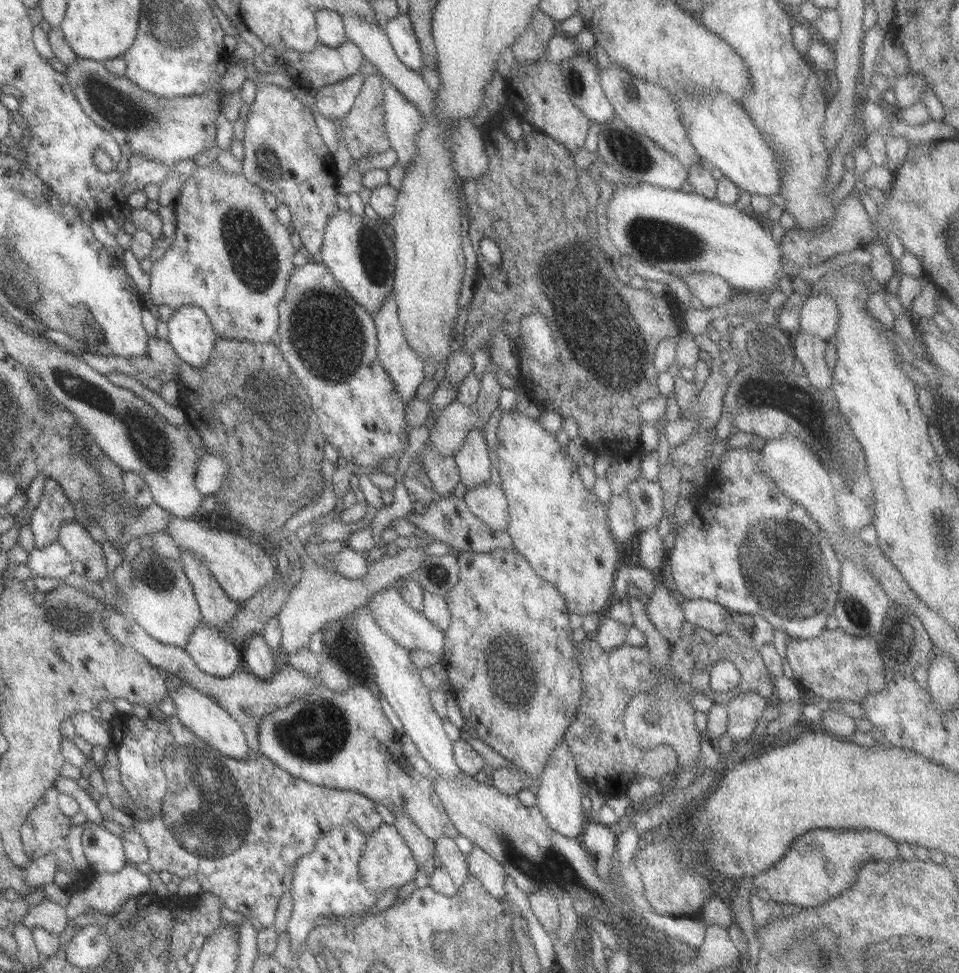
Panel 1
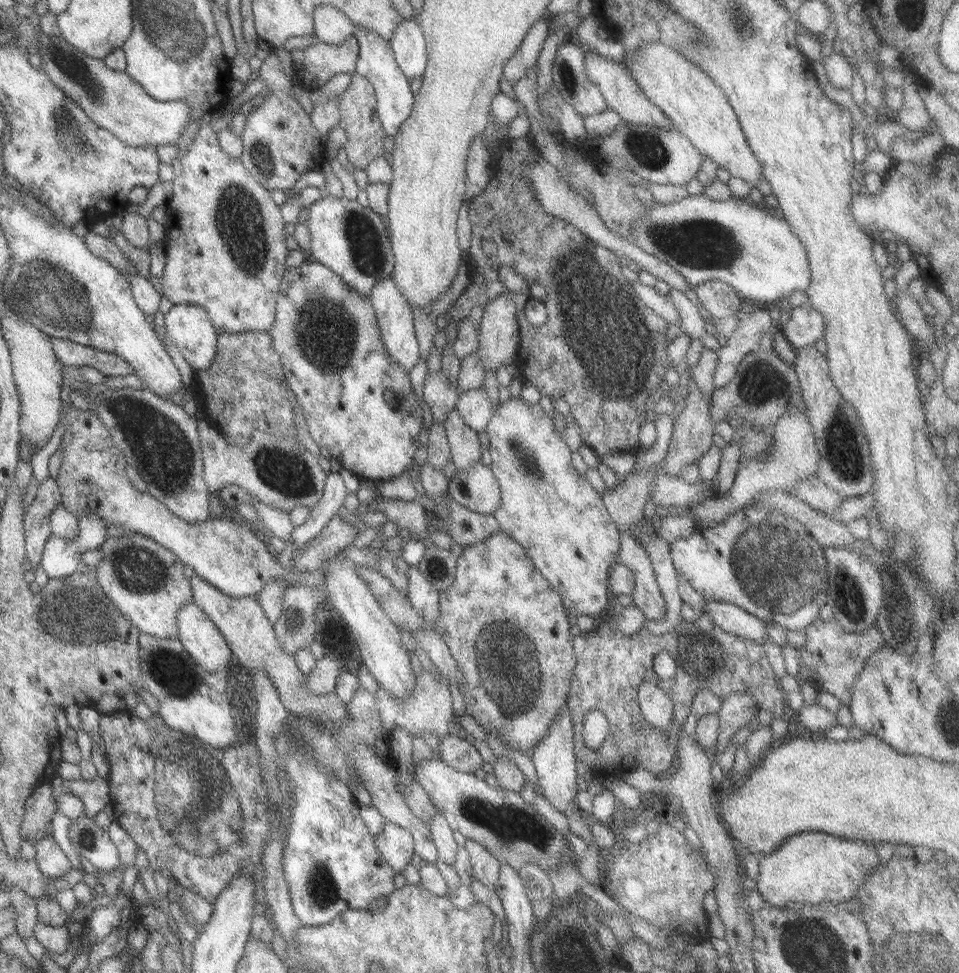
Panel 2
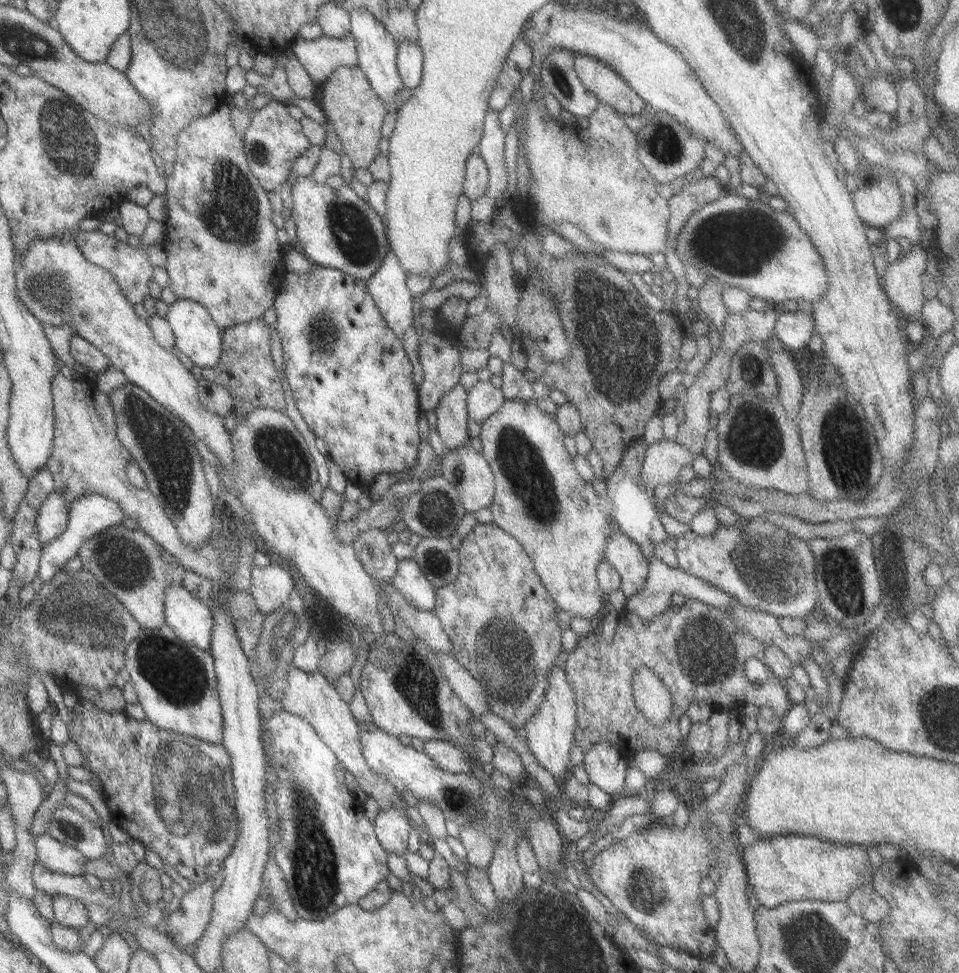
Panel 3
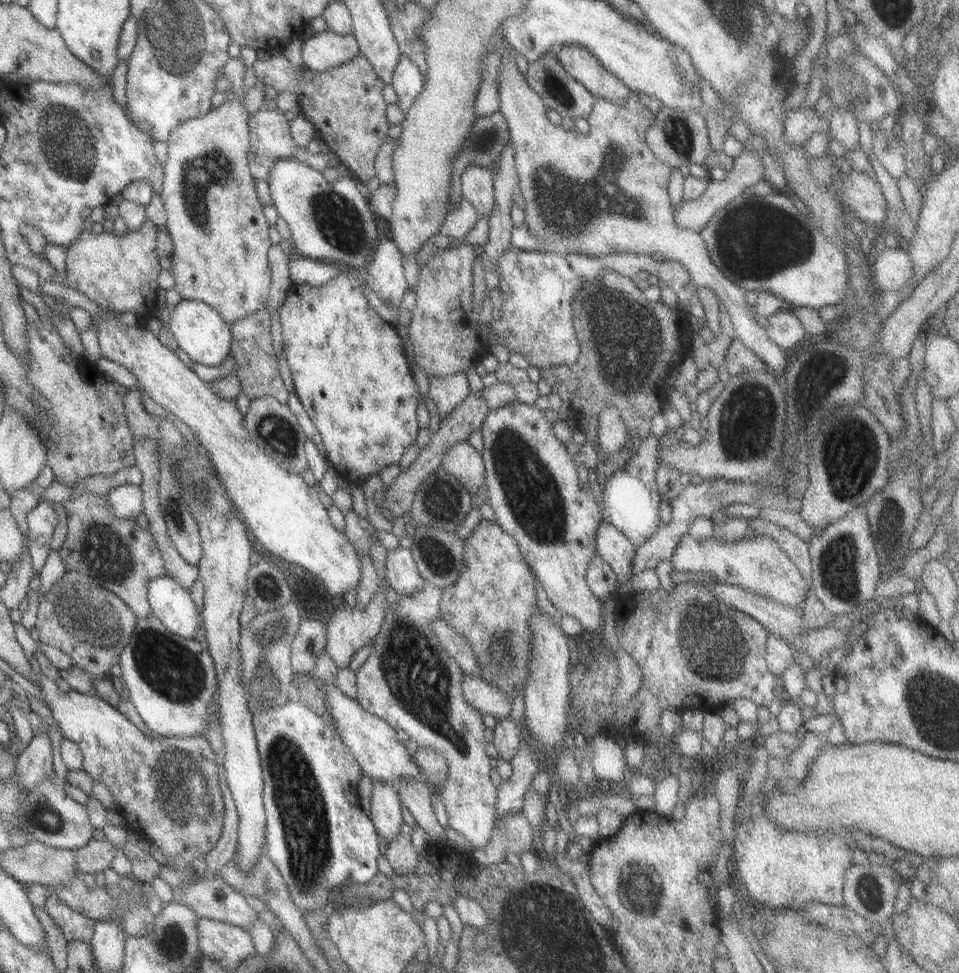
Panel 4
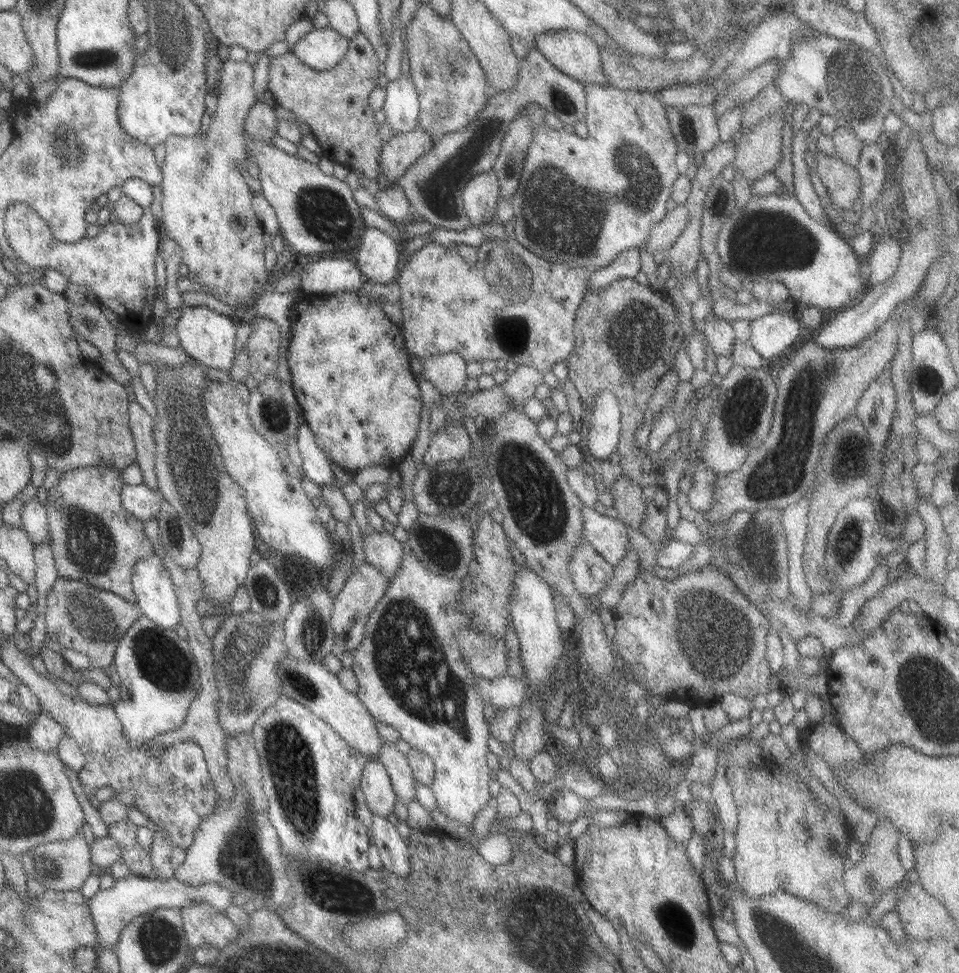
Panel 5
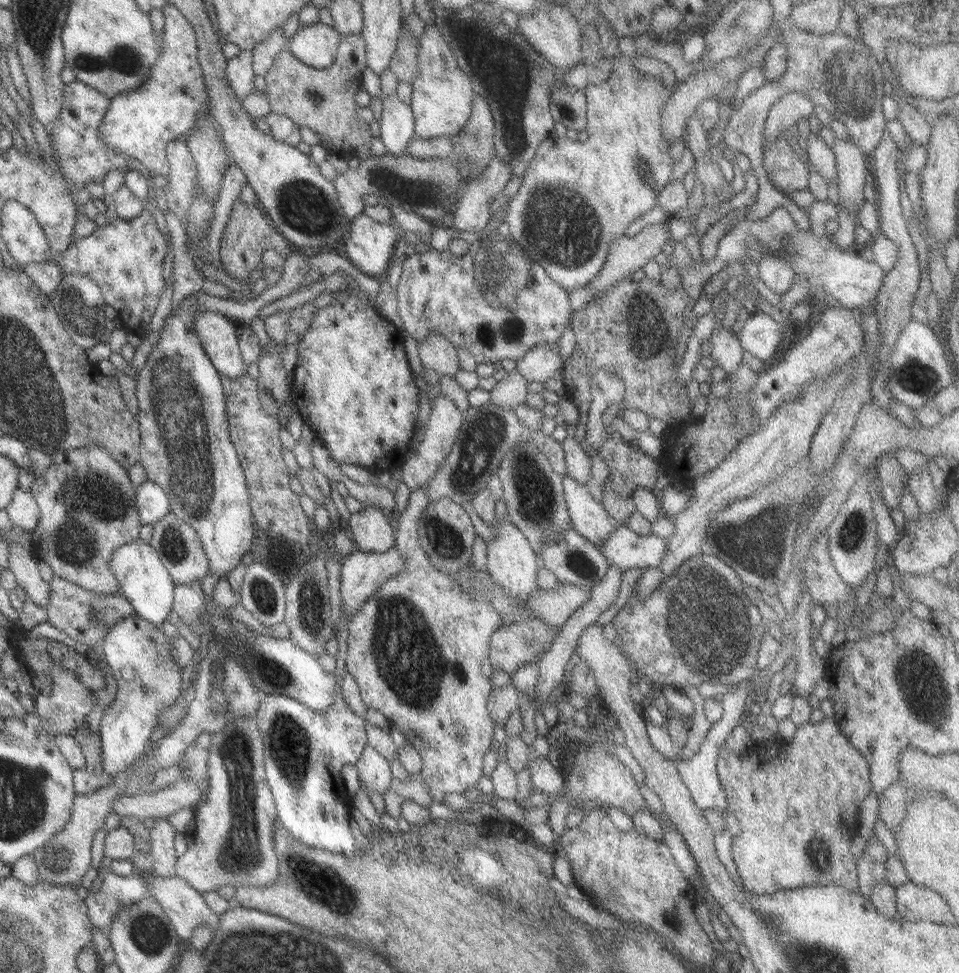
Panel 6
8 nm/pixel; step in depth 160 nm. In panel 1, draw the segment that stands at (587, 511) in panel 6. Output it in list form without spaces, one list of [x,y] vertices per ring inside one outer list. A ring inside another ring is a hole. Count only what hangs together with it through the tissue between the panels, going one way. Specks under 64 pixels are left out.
[[[656,574],[656,586],[652,594],[643,599],[645,612],[655,630],[671,645],[683,638],[681,625],[684,621],[682,608],[669,595],[668,588]]]

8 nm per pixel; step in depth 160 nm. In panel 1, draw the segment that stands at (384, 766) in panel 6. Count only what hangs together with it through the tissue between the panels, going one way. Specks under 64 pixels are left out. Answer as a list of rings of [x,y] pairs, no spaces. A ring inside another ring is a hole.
[[[382,822],[376,829],[364,836],[364,845],[358,862],[358,874],[361,886],[371,894],[381,894],[392,888],[399,888],[415,878],[418,868],[409,847],[401,840],[395,827]]]

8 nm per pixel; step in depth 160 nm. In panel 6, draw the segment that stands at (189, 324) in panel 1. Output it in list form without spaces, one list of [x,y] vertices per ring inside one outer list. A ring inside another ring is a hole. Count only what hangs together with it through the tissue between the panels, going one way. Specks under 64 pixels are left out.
[[[205,311],[193,320],[205,356],[220,375],[233,380],[246,374],[246,365],[241,360],[237,330],[232,320],[221,314]]]

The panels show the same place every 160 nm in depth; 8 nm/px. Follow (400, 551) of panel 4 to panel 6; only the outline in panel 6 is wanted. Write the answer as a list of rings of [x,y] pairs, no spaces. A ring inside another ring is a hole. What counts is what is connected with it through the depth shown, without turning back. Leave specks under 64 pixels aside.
[[[364,505],[362,510],[350,513],[346,532],[354,550],[381,554],[394,548],[394,534],[387,521],[383,513],[371,505]]]

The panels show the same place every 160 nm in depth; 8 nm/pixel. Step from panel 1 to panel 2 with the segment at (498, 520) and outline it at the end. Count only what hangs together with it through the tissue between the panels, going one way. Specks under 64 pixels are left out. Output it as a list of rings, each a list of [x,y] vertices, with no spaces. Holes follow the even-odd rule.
[[[481,462],[467,470],[456,470],[447,494],[457,504],[477,514],[492,514],[499,506],[500,490],[489,466]]]

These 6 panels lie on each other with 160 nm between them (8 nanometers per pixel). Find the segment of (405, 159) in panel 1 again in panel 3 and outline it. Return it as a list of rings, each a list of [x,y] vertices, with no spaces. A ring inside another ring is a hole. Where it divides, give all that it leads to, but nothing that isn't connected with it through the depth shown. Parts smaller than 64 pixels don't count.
[[[362,8],[349,12],[349,20],[348,32],[354,38],[356,48],[356,67],[363,72],[377,98],[384,102],[386,113],[395,114],[402,102],[397,92],[404,87],[396,69],[396,42],[384,26]]]

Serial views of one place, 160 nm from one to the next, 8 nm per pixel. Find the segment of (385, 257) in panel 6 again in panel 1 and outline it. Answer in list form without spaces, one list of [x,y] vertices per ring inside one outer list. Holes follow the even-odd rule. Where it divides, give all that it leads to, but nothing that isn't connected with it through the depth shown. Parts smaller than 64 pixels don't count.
[[[387,294],[381,307],[377,308],[377,313],[372,317],[376,331],[376,357],[383,370],[388,374],[399,398],[406,404],[409,399],[416,396],[417,387],[424,380],[424,364],[420,356],[417,356],[405,342],[396,310],[392,295]]]

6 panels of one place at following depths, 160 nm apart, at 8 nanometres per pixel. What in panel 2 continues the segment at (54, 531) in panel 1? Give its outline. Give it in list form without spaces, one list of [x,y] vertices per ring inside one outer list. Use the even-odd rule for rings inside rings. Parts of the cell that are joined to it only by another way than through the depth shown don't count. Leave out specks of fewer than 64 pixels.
[[[47,477],[37,485],[33,501],[25,507],[22,516],[24,558],[27,558],[33,567],[36,567],[40,561],[45,541],[52,536],[49,515],[60,505],[58,486],[53,479]]]

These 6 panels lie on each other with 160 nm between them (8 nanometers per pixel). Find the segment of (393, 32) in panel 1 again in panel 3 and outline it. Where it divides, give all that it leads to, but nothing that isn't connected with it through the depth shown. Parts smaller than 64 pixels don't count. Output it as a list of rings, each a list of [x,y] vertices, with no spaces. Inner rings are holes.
[[[413,41],[396,43],[396,69],[402,85],[413,90],[422,73],[422,54],[419,45]]]

